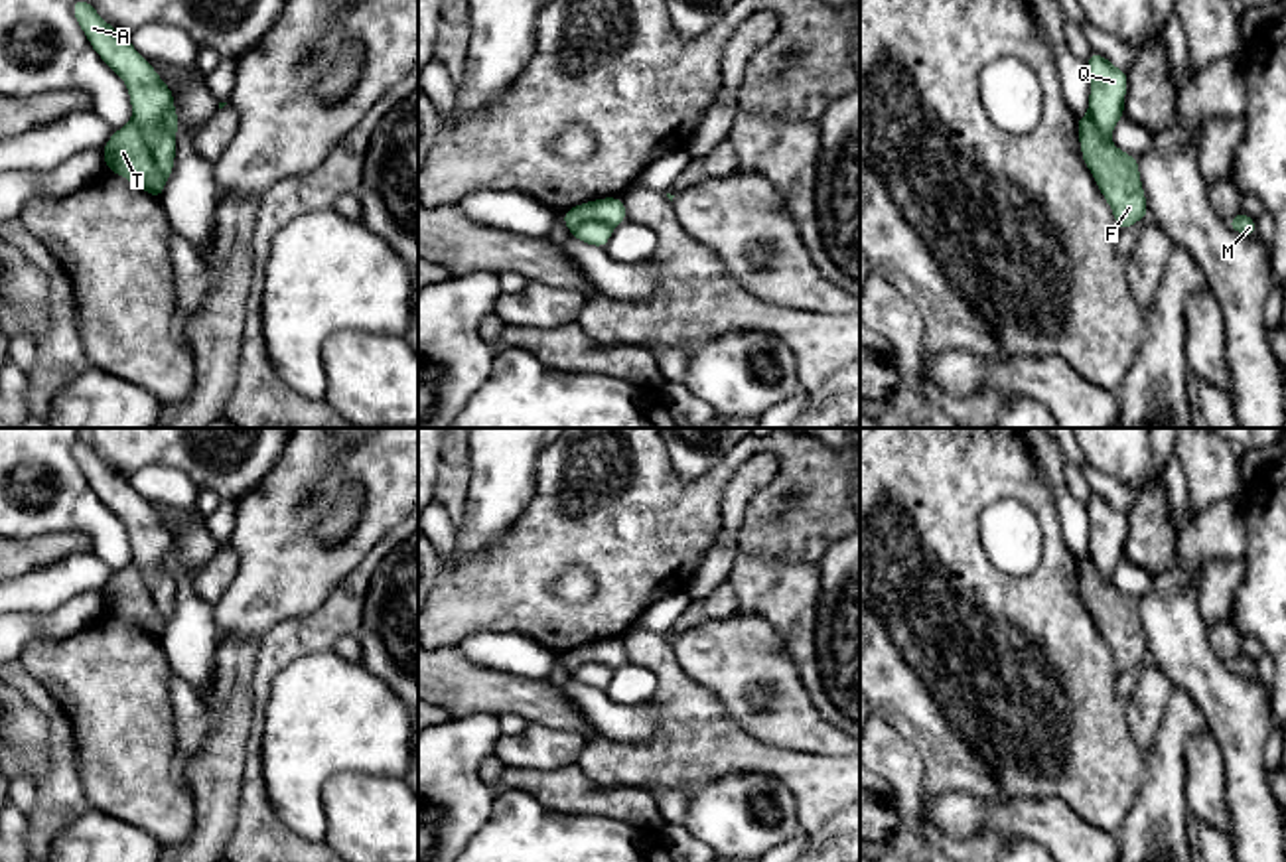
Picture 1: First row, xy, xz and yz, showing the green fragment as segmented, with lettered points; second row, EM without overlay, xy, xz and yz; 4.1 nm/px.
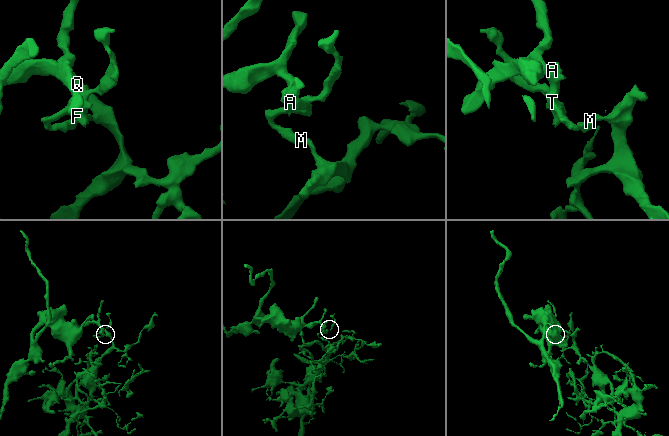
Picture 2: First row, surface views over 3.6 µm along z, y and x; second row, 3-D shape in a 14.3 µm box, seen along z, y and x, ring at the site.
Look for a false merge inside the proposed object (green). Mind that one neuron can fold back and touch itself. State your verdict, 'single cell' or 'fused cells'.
fused cells

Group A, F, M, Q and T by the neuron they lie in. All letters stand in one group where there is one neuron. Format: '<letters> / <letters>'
A Q / F M T

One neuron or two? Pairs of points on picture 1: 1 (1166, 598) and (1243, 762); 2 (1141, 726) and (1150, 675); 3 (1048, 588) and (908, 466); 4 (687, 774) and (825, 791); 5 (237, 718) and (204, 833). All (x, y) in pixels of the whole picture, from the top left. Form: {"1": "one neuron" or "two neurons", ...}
{"1": "one neuron", "2": "one neuron", "3": "one neuron", "4": "one neuron", "5": "one neuron"}

